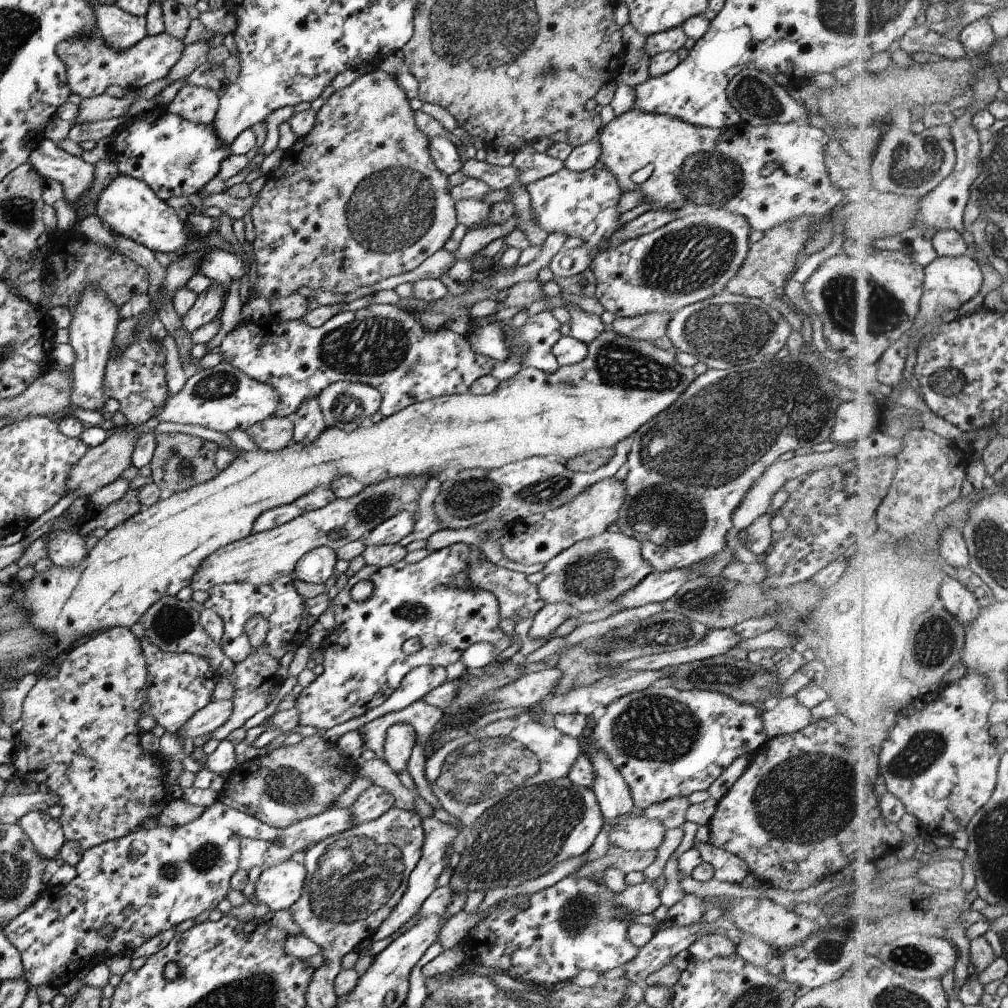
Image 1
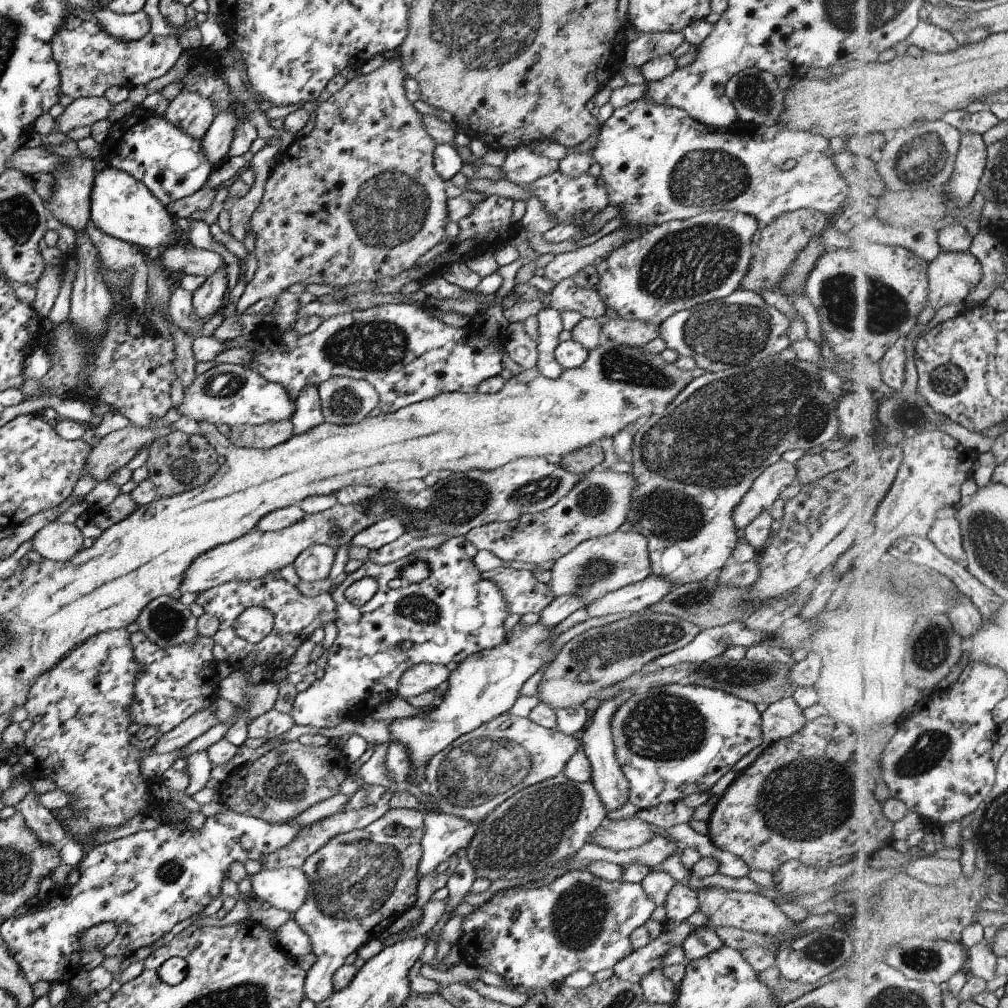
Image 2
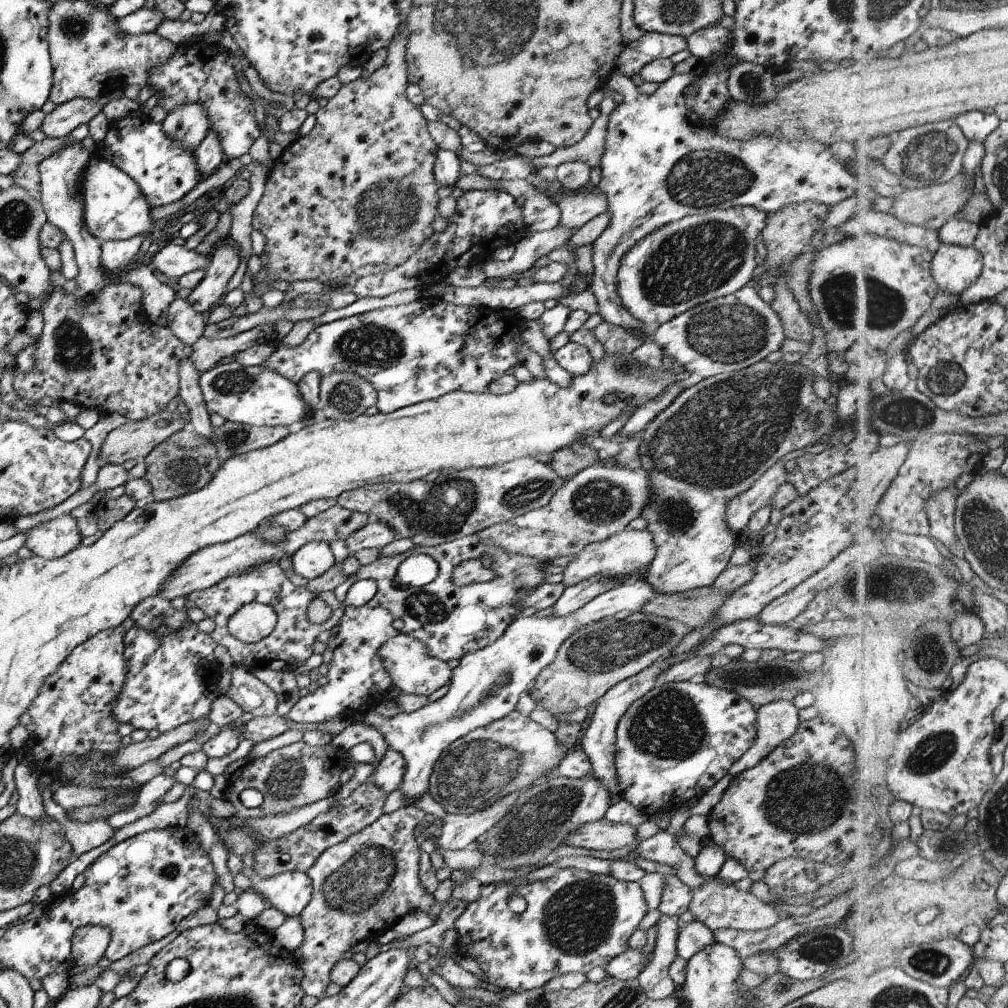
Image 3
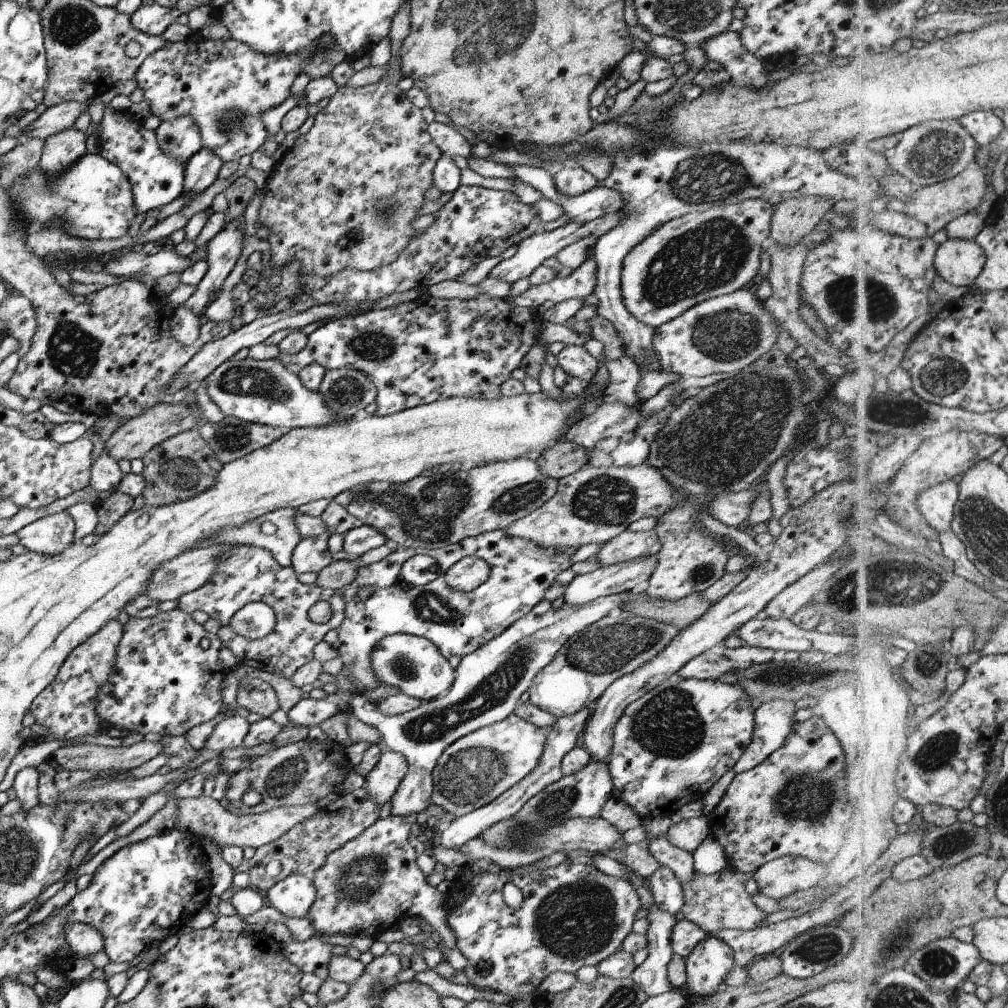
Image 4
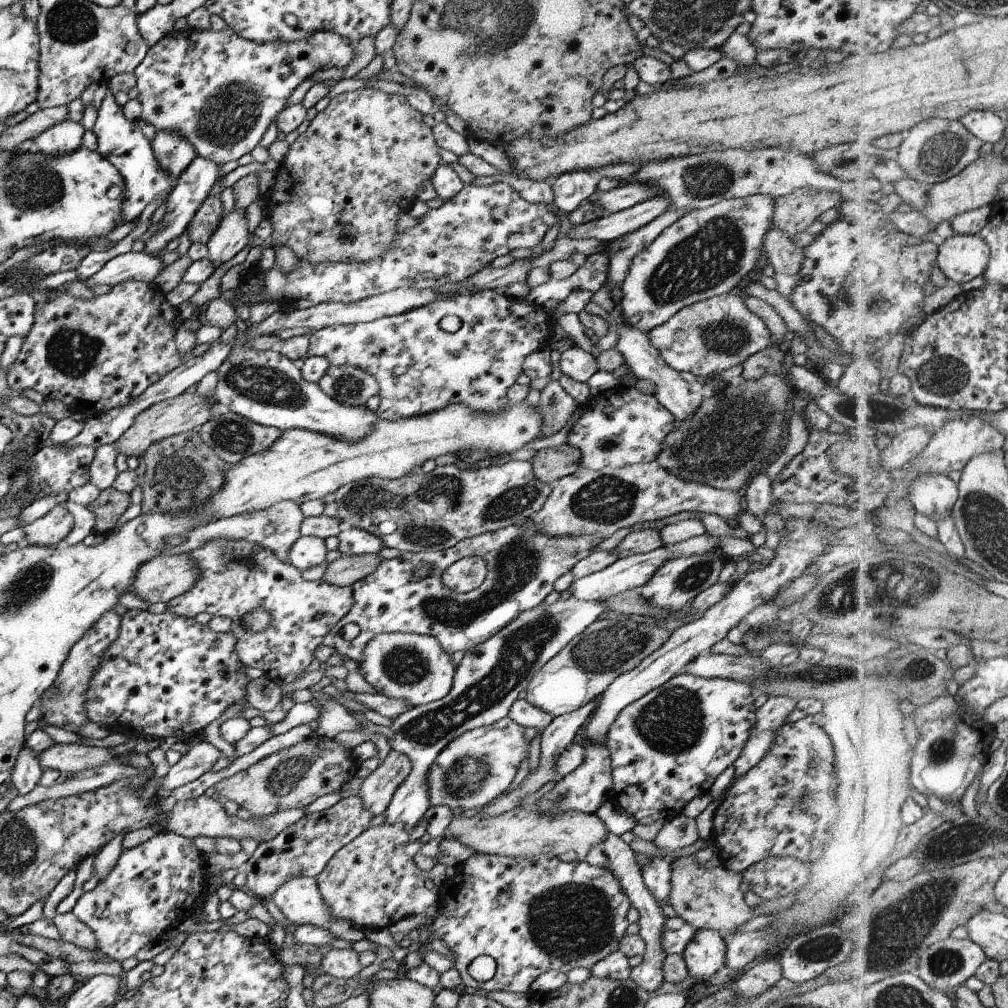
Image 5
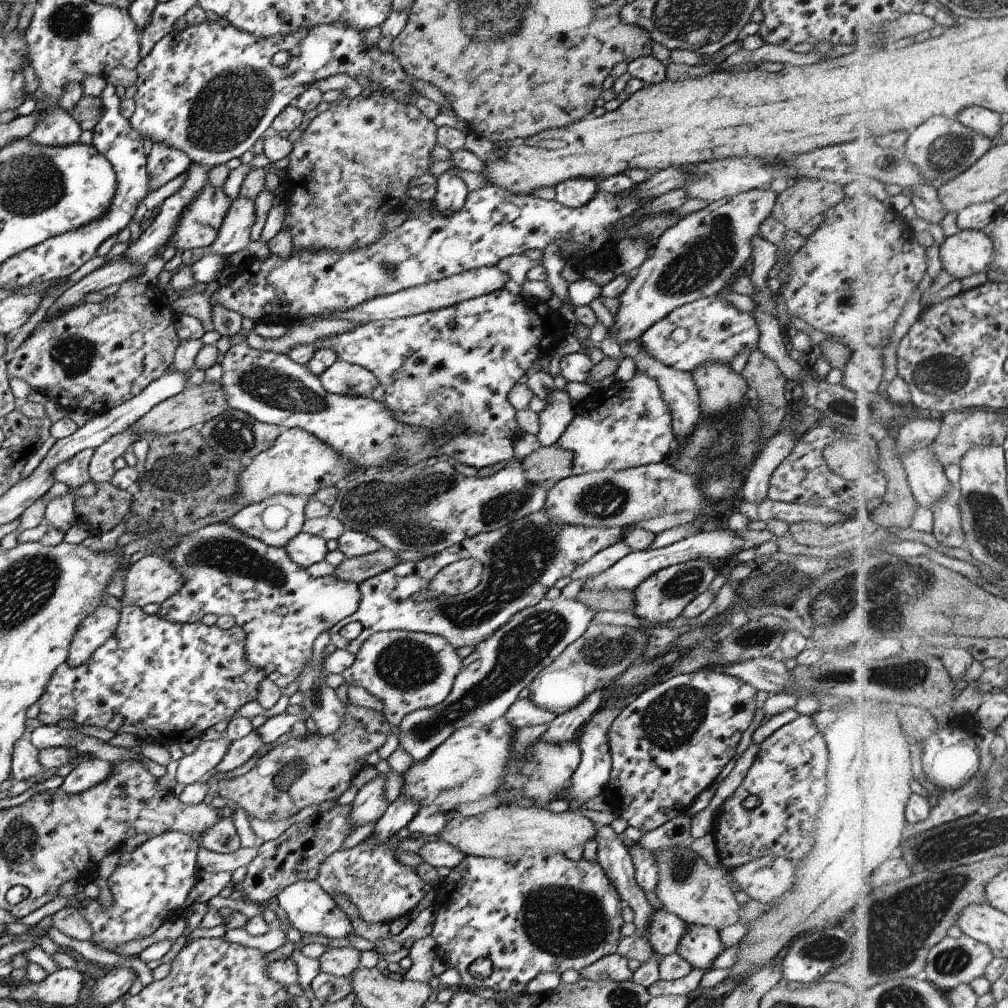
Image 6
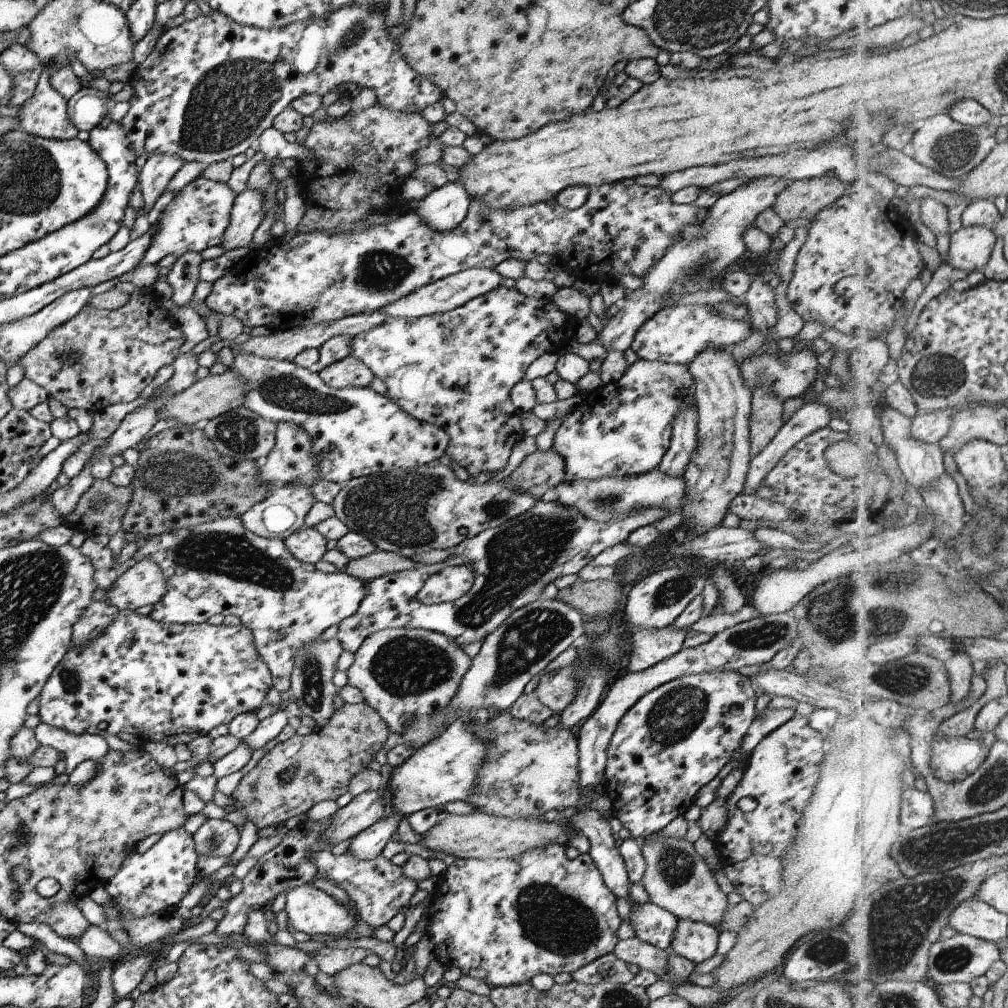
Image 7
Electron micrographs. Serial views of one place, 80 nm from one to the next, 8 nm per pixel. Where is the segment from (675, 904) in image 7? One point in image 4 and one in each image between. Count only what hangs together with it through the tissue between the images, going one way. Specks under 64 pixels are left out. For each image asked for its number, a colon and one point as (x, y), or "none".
4: (718, 901)
5: (705, 898)
6: (686, 886)

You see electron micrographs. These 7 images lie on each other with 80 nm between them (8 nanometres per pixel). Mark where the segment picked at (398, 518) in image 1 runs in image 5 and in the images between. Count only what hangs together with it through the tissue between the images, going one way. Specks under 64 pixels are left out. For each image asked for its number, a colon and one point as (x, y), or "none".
2: (384, 530)
3: (372, 534)
4: (358, 539)
5: (352, 542)

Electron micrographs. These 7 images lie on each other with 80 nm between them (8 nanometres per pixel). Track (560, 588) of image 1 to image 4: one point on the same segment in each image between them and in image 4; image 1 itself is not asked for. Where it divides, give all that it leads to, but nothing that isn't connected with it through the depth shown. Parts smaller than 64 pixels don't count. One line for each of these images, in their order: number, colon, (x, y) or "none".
2: (596, 566)
3: (624, 555)
4: (627, 545)

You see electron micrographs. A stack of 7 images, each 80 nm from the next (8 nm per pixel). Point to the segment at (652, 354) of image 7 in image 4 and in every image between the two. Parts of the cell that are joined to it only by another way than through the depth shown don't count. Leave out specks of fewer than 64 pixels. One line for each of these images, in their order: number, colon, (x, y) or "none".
4: (724, 334)
5: (706, 337)
6: (708, 329)

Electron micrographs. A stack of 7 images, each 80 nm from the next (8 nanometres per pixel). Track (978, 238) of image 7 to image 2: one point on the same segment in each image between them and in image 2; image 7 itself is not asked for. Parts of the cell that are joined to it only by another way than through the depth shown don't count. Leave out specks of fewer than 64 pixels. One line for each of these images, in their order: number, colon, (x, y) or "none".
2: (953, 275)
3: (955, 267)
4: (960, 262)
5: (962, 257)
6: (965, 253)

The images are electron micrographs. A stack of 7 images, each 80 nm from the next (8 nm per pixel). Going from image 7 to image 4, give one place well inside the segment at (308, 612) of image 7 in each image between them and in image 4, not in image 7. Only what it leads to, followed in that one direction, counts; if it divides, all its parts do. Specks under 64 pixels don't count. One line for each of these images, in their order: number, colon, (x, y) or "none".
4: (244, 574)
5: (235, 577)
6: (282, 609)

